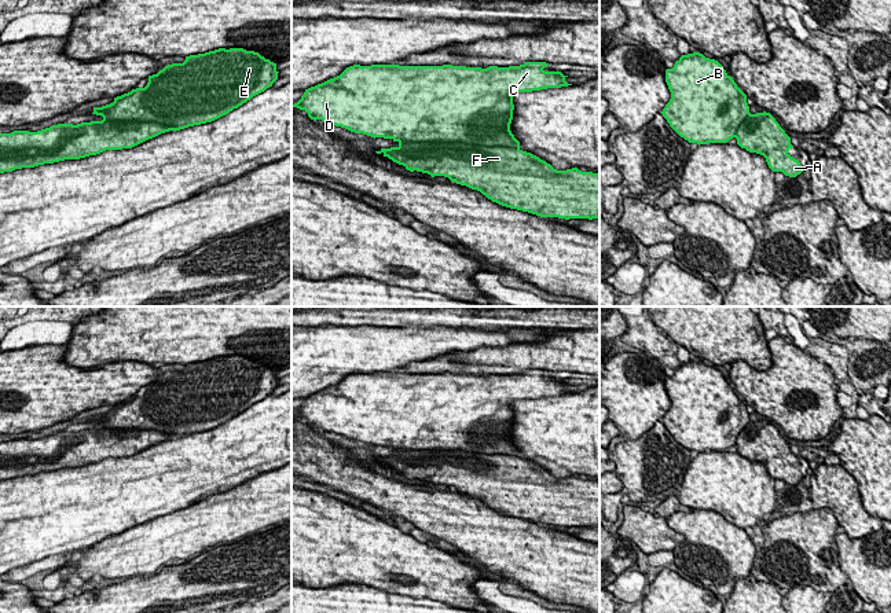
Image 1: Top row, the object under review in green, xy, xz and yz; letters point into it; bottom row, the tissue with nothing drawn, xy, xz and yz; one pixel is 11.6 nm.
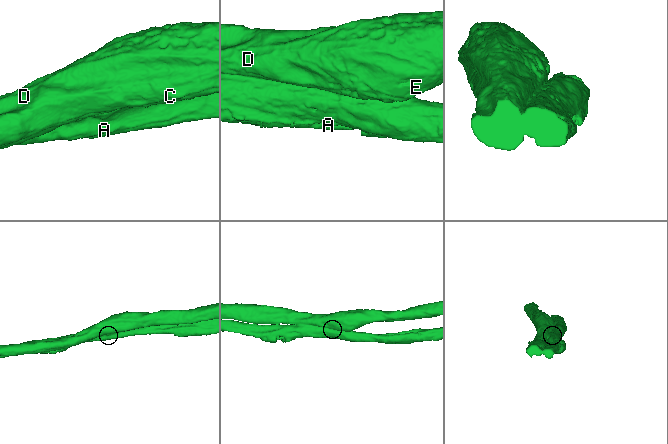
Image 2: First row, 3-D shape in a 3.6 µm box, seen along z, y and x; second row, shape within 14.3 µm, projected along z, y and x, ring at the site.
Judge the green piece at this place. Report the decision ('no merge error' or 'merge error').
merge error

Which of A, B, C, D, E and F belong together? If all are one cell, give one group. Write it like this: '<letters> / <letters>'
A F / B C D E

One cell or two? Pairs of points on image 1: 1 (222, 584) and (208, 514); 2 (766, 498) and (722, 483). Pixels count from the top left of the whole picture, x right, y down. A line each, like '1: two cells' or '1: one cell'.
1: two cells
2: one cell

